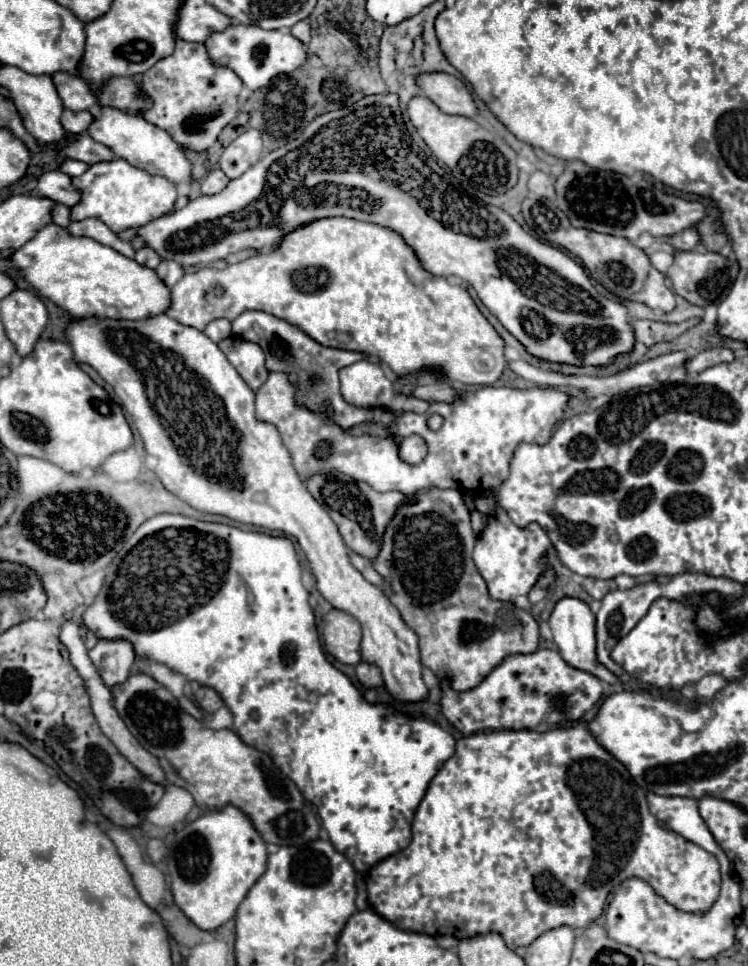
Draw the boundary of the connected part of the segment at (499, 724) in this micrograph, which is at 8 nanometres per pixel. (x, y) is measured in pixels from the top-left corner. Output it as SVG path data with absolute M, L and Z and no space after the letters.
M536 650L534 654L514 654L508 656L500 666L496 666L476 688L466 692L456 692L450 680L440 678L440 708L446 720L462 734L476 734L484 730L536 730L538 726L552 726L564 722L580 720L604 694L604 684L590 672L568 666L556 650Z

